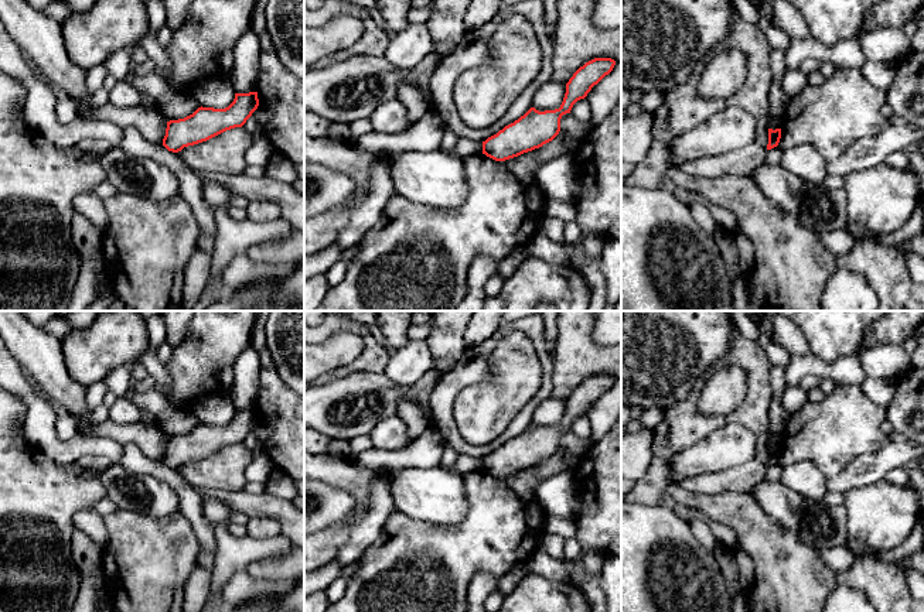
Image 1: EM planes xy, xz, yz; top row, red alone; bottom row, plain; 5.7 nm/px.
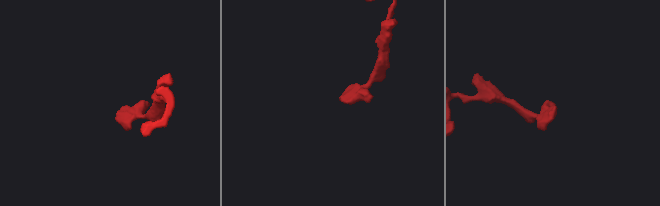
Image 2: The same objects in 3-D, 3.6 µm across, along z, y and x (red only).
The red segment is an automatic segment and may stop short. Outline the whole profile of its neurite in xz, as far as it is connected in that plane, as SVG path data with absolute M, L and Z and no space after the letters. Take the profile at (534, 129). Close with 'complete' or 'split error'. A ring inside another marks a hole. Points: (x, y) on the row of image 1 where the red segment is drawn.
M594 58L586 62L566 83L559 109L539 112L531 107L518 120L483 141L483 154L495 161L505 161L552 141L560 131L562 116L570 113L573 105L584 99L614 65L616 61L611 58Z; complete

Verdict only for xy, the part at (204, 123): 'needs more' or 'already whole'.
already whole

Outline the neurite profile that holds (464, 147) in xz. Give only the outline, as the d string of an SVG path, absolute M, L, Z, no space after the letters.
M458 139L456 147L451 151L451 155L460 157L460 158L478 155L478 154L483 154L483 143L467 140L467 139Z

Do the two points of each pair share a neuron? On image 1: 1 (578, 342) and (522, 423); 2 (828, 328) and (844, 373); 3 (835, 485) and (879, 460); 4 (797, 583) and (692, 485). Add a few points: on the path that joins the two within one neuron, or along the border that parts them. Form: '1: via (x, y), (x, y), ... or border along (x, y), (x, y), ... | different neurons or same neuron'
1: border along (551, 355), (552, 395) | different neurons
2: border along (811, 352), (827, 361), (836, 361), (855, 354) | different neurons
3: via (846, 481), (868, 467) | same neuron
4: border along (685, 488), (699, 493), (735, 492) | different neurons

